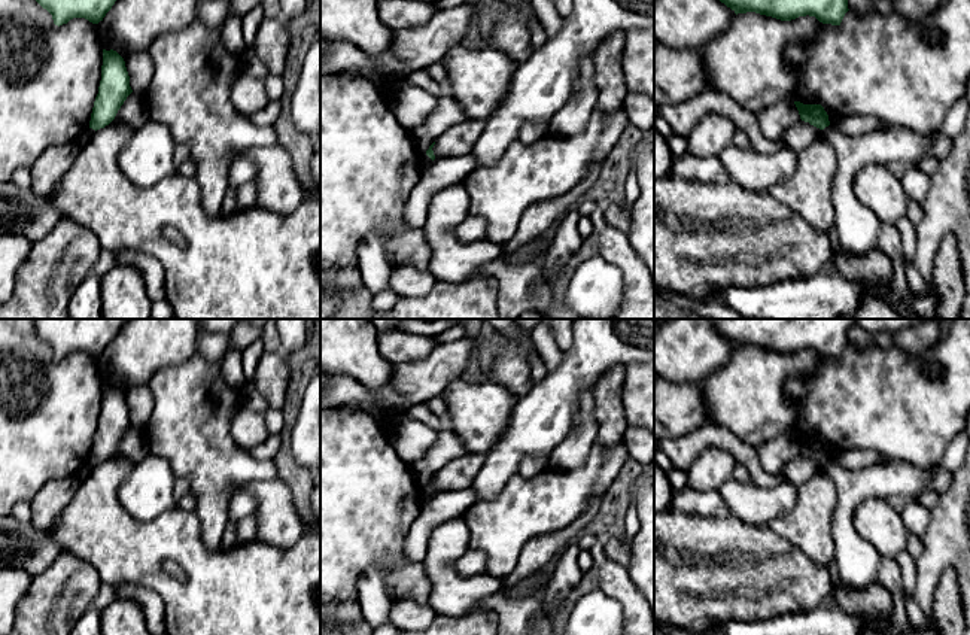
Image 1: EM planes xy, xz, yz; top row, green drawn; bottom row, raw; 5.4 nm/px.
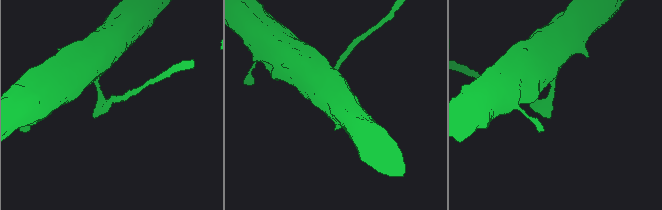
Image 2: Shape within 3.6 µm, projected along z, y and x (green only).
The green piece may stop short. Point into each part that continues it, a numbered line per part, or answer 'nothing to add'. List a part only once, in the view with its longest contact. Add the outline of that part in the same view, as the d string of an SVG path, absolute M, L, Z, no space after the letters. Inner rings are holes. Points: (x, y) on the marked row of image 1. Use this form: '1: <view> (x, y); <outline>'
nothing to add

